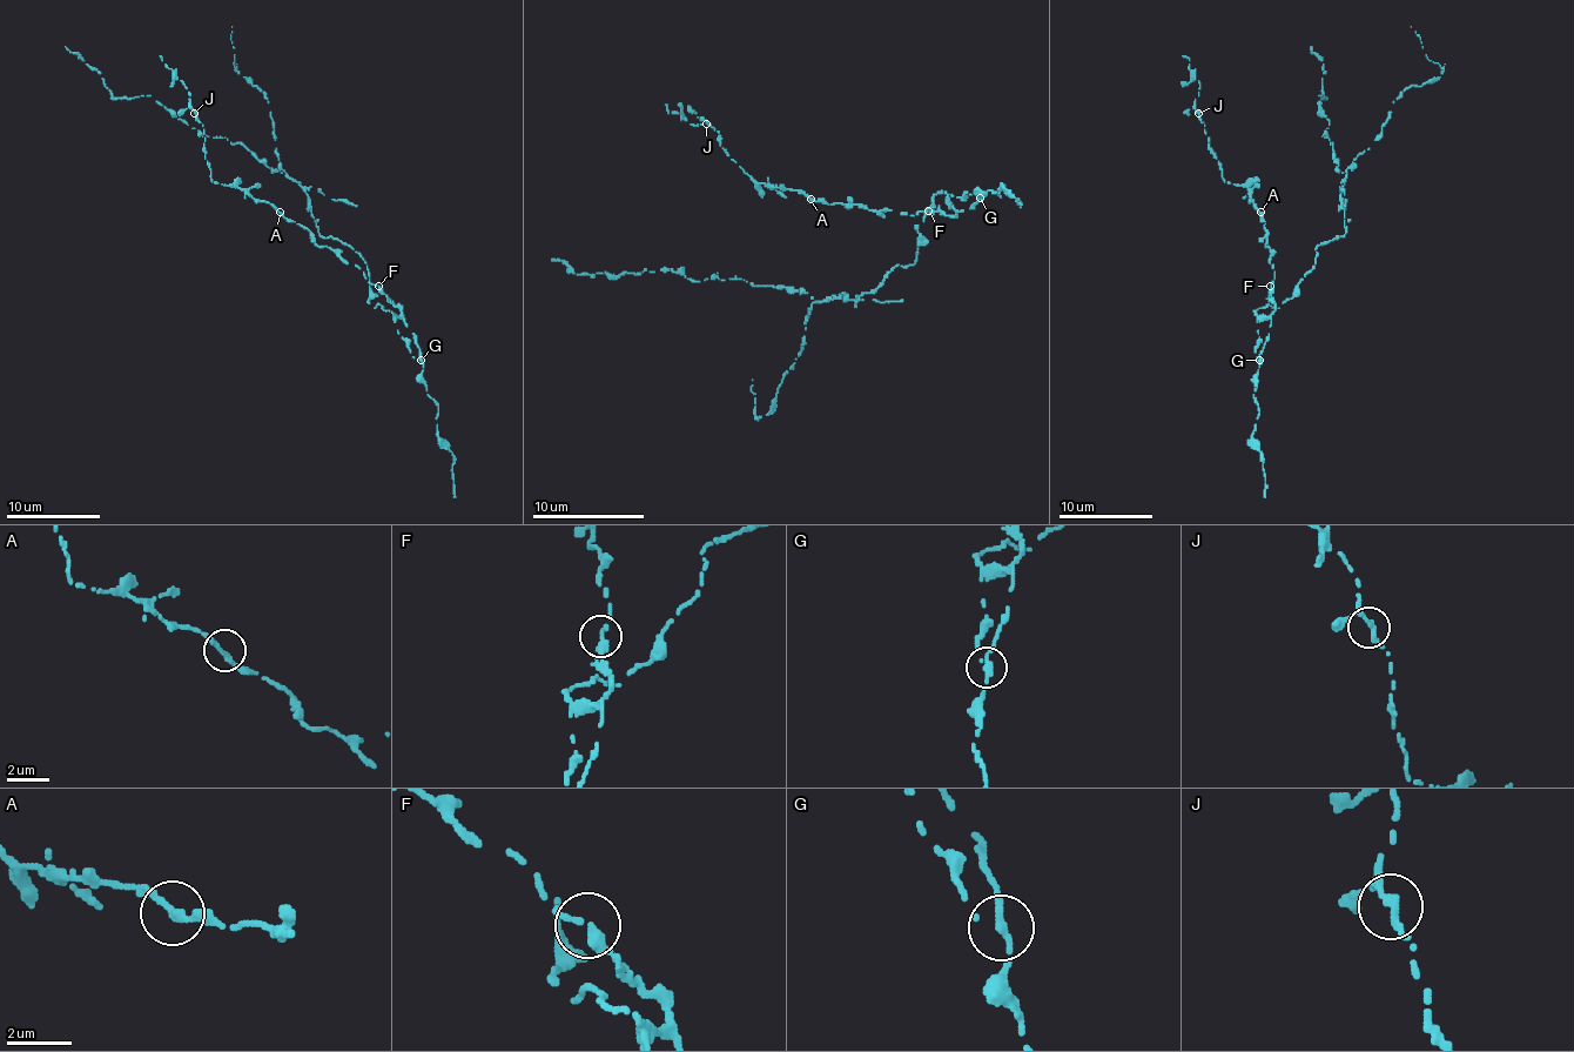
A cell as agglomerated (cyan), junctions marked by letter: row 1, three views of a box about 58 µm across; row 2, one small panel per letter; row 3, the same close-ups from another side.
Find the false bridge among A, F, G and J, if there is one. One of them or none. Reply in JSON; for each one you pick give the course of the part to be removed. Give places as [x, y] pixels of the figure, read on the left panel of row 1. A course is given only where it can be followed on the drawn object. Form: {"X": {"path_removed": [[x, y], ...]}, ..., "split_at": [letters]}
{"G": {"path_removed": [[419, 361], [395, 314], [369, 300], [364, 261], [317, 233], [298, 183], [149, 95], [114, 98], [66, 46]]}, "split_at": ["G"]}

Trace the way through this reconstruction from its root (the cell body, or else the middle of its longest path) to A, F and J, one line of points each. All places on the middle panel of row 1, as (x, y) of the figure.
A: (917, 225), (936, 194), (948, 196), (954, 216), (936, 210), (912, 216), (811, 199)
F: (917, 225), (922, 221), (936, 194), (948, 196), (948, 205), (956, 213), (944, 216), (940, 210), (928, 210)
J: (917, 225), (936, 194), (948, 196), (954, 216), (813, 202), (752, 180), (706, 124)

